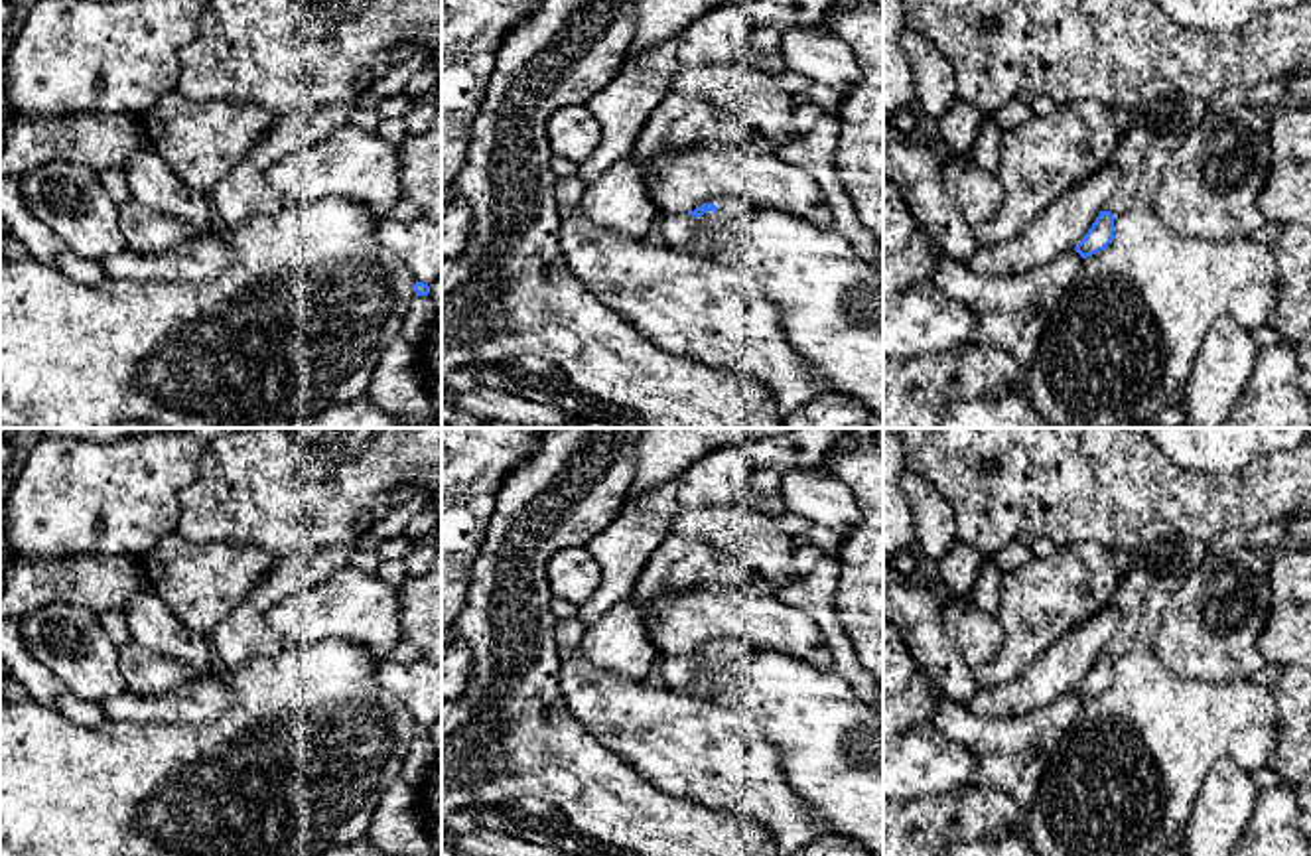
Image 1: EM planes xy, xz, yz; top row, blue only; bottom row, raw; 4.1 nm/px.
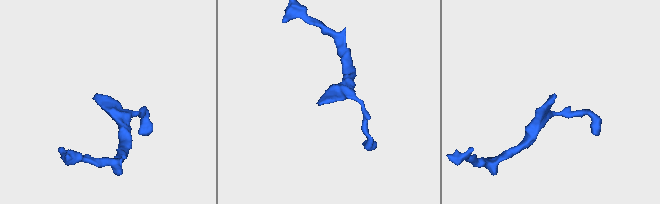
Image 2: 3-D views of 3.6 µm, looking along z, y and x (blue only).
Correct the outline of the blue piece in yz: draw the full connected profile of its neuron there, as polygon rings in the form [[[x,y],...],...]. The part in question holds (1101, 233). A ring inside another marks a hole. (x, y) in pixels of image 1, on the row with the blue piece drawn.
[[[1153,81],[1141,89],[1130,108],[1130,132],[1114,152],[1114,164],[1122,170],[1120,183],[1074,247],[1082,258],[1112,243],[1118,217],[1153,209],[1155,185],[1173,150],[1203,122],[1207,112],[1207,101],[1187,95],[1171,83]]]

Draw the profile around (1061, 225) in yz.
[[[1116,164],[1084,178],[1013,239],[998,245],[980,245],[966,266],[976,274],[996,276],[1021,274],[1055,260],[1082,241],[1120,178],[1122,170]]]

